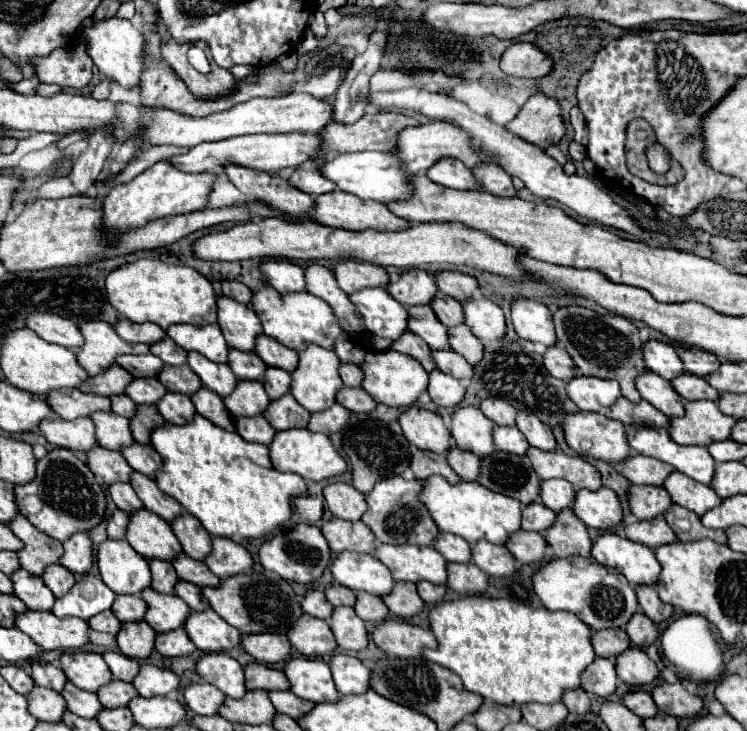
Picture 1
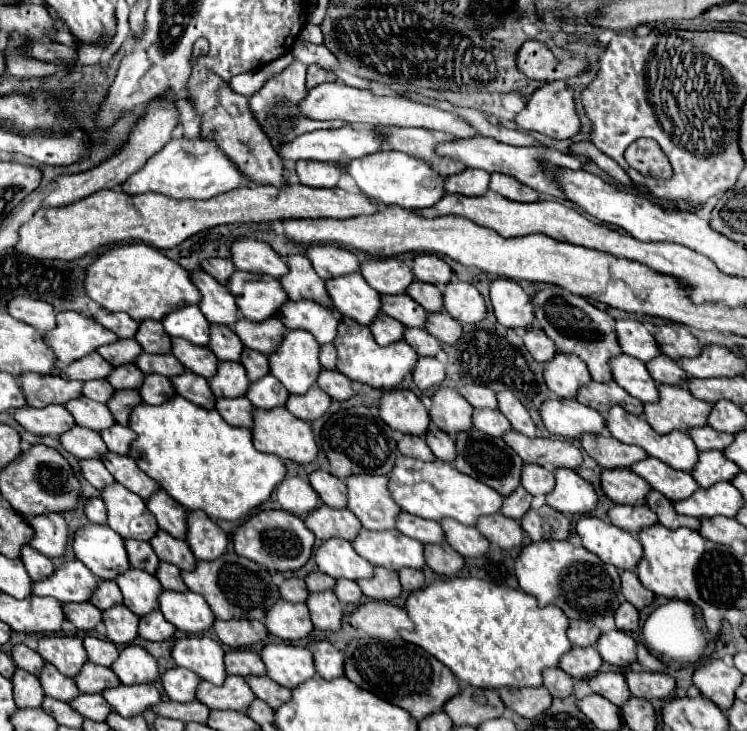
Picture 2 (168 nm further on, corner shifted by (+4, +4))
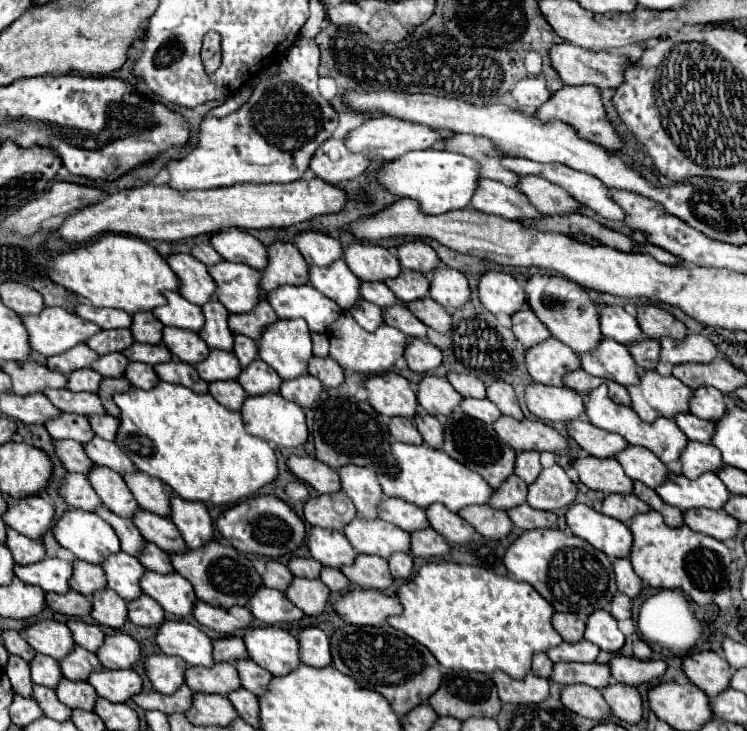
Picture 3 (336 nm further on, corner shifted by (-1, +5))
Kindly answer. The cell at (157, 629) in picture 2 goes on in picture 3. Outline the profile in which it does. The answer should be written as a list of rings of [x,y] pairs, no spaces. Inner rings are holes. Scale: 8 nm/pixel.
[[[141,594],[139,598],[131,600],[127,604],[129,620],[137,626],[159,626],[165,620],[163,608],[147,594]]]

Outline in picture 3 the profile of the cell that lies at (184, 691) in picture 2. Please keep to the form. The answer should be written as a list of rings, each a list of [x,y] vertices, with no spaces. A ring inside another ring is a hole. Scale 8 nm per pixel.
[[[151,654],[145,658],[145,674],[153,688],[161,694],[173,694],[185,680],[187,662],[167,654]]]

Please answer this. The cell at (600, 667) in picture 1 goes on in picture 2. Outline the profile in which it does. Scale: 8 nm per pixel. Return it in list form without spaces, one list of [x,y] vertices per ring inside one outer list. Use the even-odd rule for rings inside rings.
[[[574,647],[560,659],[560,669],[574,679],[588,679],[600,671],[602,663],[594,647]]]

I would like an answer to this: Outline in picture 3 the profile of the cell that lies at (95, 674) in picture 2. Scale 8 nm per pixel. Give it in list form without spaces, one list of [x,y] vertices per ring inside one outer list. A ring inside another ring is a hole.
[[[73,646],[71,654],[67,654],[67,658],[59,660],[59,668],[63,672],[65,678],[69,680],[87,680],[91,670],[99,670],[101,662],[97,660],[95,654],[91,654],[89,650],[83,650],[81,646]]]

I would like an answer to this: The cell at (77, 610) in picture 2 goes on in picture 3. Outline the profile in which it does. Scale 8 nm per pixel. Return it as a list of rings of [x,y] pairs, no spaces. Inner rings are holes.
[[[69,590],[67,594],[51,594],[51,592],[45,592],[45,602],[51,610],[55,612],[61,612],[65,616],[71,616],[71,618],[81,618],[85,614],[91,612],[91,602],[87,596],[75,592],[75,590]]]

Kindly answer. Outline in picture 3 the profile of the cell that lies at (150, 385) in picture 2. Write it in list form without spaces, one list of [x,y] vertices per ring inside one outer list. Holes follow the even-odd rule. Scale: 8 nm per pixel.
[[[131,362],[131,366],[127,366],[127,374],[123,376],[131,382],[131,386],[137,386],[143,390],[151,390],[159,382],[153,366],[139,364],[139,362]]]

